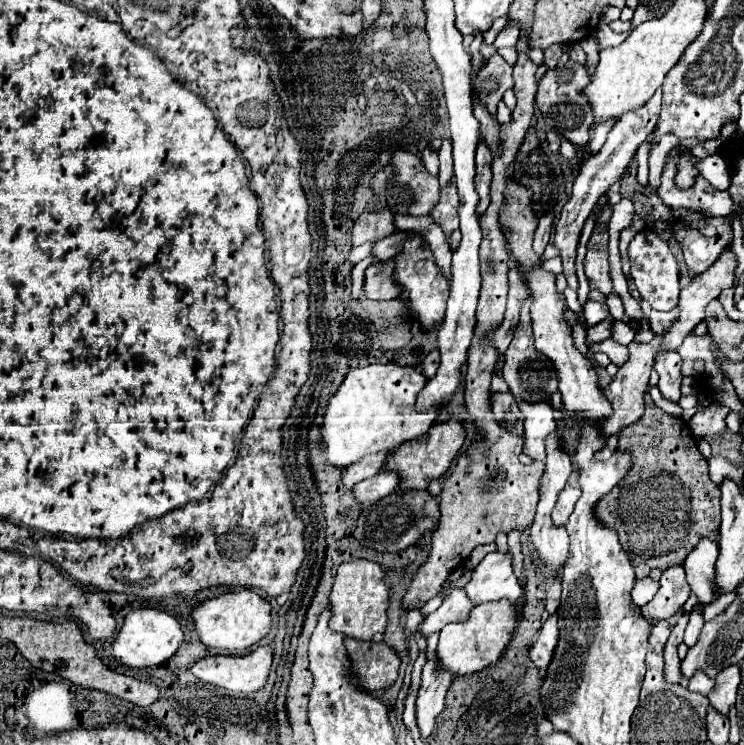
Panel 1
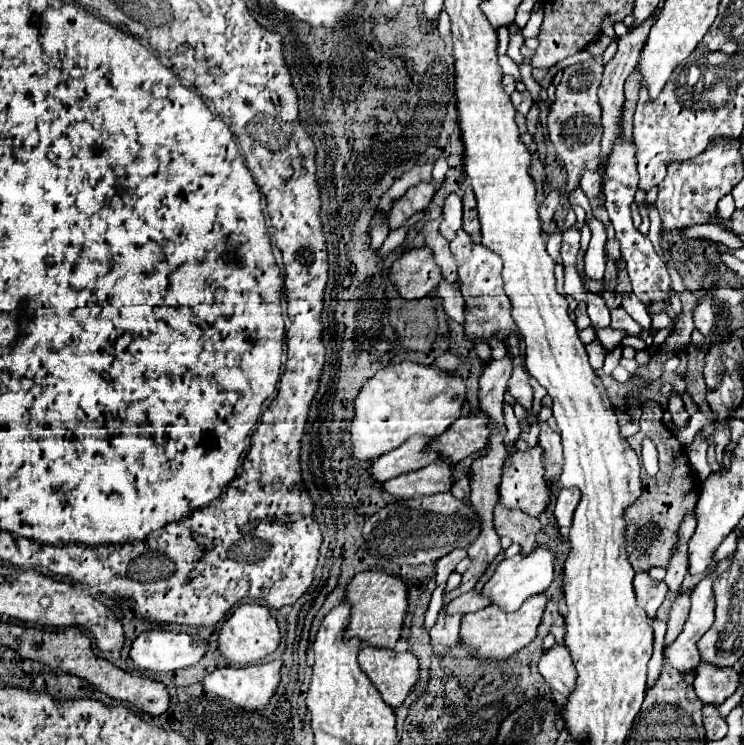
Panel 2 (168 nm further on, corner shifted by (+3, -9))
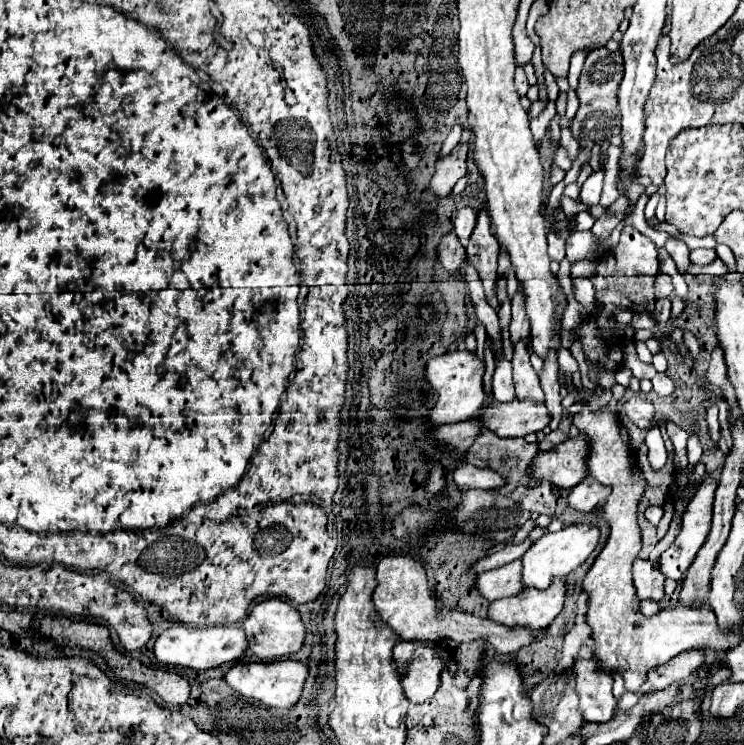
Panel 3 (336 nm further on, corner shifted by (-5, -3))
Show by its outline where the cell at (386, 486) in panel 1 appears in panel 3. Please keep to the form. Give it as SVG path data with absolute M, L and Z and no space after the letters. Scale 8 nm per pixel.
M469 463L457 467L453 477L461 489L499 489L501 485L505 485L505 477L501 477L499 473L491 469L479 469Z

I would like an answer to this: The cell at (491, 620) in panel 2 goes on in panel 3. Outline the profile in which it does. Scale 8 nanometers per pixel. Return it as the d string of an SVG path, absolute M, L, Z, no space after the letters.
M555 577L547 589L523 589L515 597L493 601L489 607L489 619L509 625L509 627L529 625L531 629L545 629L561 613L563 603L565 603L565 579Z

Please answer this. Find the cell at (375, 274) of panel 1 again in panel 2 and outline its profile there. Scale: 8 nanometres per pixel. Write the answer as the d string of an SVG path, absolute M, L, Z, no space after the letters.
M429 247L409 249L387 271L389 281L397 287L403 299L421 299L433 293L441 281L441 269L437 267Z

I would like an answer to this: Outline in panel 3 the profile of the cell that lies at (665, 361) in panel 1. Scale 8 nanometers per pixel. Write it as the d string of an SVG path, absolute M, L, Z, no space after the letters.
M705 475L695 497L687 505L681 533L677 535L673 545L661 555L661 573L665 577L679 581L687 573L701 545L705 543L705 537L709 535L709 525L711 525L715 489L717 489L717 481L711 475Z

